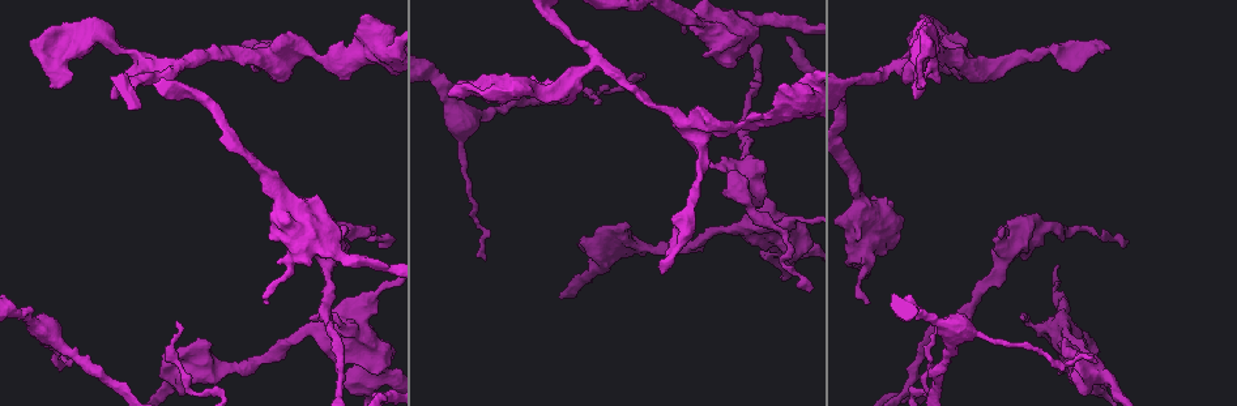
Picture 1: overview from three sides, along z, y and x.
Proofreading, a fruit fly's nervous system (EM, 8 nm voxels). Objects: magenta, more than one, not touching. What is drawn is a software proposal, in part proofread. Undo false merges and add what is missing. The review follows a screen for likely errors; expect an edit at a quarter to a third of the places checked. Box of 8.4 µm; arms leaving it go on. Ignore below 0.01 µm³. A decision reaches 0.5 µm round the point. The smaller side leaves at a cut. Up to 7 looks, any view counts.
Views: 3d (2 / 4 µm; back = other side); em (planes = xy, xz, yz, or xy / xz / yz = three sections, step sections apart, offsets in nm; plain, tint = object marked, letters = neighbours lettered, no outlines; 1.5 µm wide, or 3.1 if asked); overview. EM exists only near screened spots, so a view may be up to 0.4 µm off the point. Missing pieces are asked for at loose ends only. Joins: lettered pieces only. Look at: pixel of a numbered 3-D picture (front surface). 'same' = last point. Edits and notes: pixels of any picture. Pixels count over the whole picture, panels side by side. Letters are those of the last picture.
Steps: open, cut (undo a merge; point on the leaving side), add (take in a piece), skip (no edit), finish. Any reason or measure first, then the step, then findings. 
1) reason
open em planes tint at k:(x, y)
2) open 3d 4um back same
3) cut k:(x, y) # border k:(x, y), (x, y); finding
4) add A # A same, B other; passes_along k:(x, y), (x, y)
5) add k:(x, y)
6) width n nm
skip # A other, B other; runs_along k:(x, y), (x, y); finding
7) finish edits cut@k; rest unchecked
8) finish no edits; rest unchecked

tapers out
open 3d 2um at 1:(308, 319)

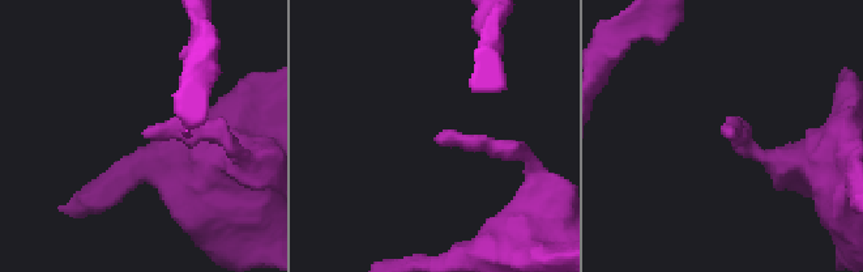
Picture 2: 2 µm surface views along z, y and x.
open em 3.1um xz step 8 letters at 2:(724, 135)

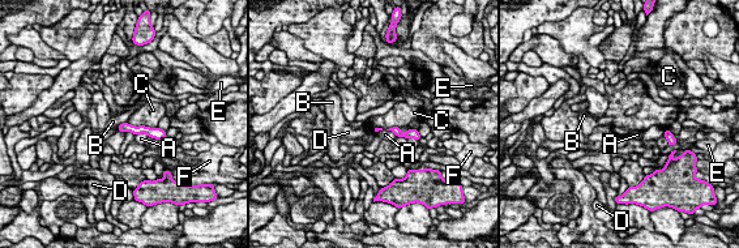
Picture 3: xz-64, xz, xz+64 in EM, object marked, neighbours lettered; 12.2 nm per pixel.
longest_contact C 380 nm
skip # A other, B other, C other, D other, E other, F other; border 3:(125, 122), (118, 124); none of them fits

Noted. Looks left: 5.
narrows sharply
open em planes letters at 1:(743, 121)

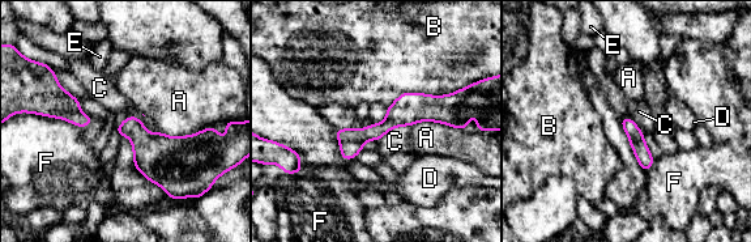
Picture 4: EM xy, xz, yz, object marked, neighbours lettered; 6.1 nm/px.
skip # A other, B other, C other, D other, E other, F other; border 4:(128, 115), (157, 134); continuous, no second neuron

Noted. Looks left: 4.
free end
open em planes letters at 1:(711, 168)

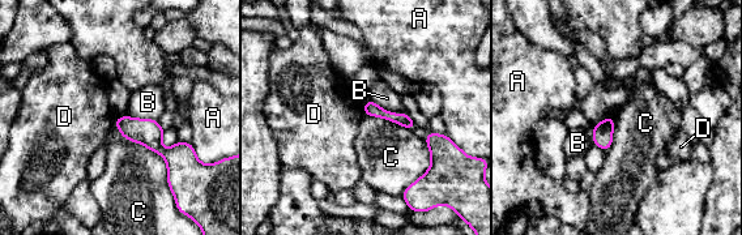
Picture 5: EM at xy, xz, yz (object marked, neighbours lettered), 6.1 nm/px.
skip # A other, B other, C other, D other; no lettered piece goes on from it

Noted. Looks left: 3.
finish no edits; rest unchecked

